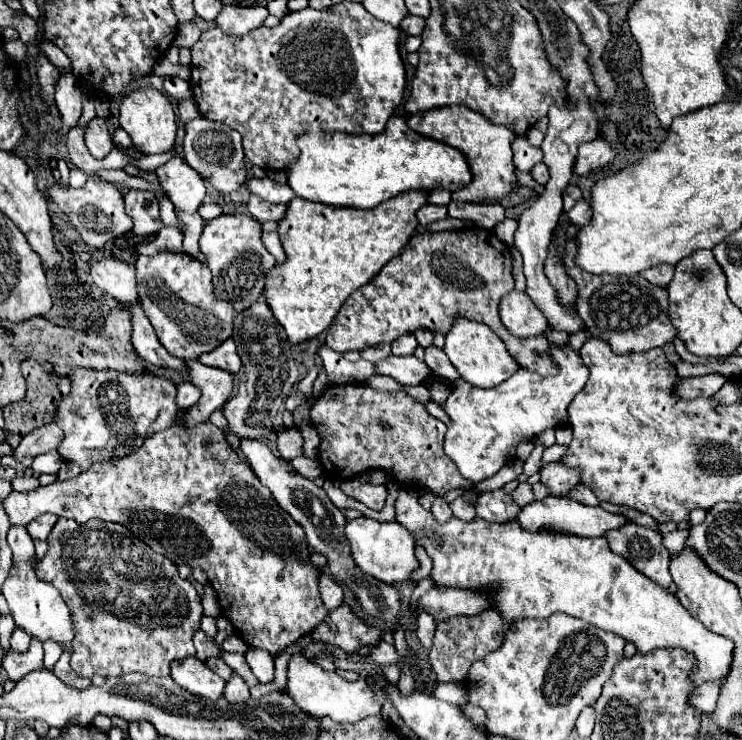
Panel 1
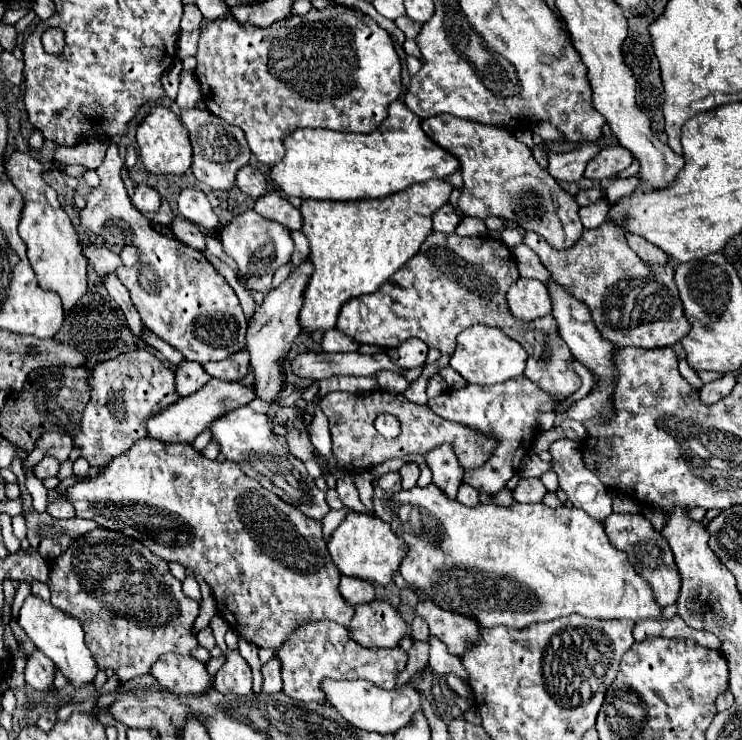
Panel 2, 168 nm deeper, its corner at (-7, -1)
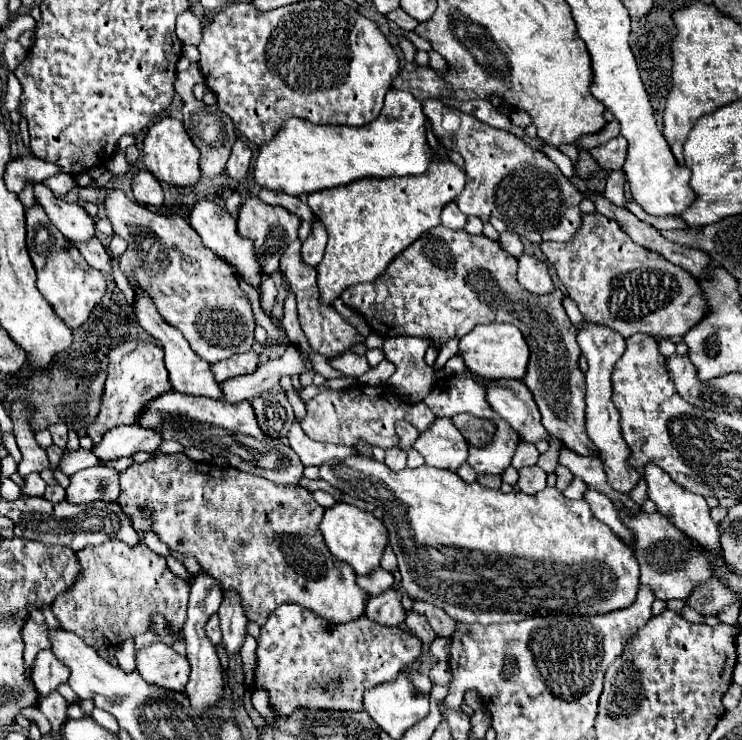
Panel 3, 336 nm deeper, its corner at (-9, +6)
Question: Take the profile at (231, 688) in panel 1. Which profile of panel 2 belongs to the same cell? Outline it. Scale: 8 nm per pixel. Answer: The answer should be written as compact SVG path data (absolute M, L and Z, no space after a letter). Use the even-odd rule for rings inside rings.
M228 649L224 653L226 661L214 677L214 689L228 695L248 695L252 691L252 669L246 659L238 653Z

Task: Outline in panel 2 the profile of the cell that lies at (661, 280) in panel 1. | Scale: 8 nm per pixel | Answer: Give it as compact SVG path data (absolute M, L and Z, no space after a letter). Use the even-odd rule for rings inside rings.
M624 229L624 233L626 233L626 239L628 239L628 245L638 253L638 257L640 257L644 263L648 263L648 265L668 263L668 255L666 255L662 249L654 247L654 245L648 243L646 239L642 239L640 235L630 235L626 229Z

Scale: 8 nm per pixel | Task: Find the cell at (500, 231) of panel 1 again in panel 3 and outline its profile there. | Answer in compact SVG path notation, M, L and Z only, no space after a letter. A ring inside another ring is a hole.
M594 212L594 214L584 214L582 220L584 224L576 240L542 242L540 250L546 256L548 264L556 270L558 280L564 284L568 296L578 304L584 318L596 324L606 324L626 338L638 332L660 336L660 338L676 338L676 336L684 336L704 316L706 300L692 274L668 262L658 252L646 250L644 246L632 242L632 238L612 218Z

